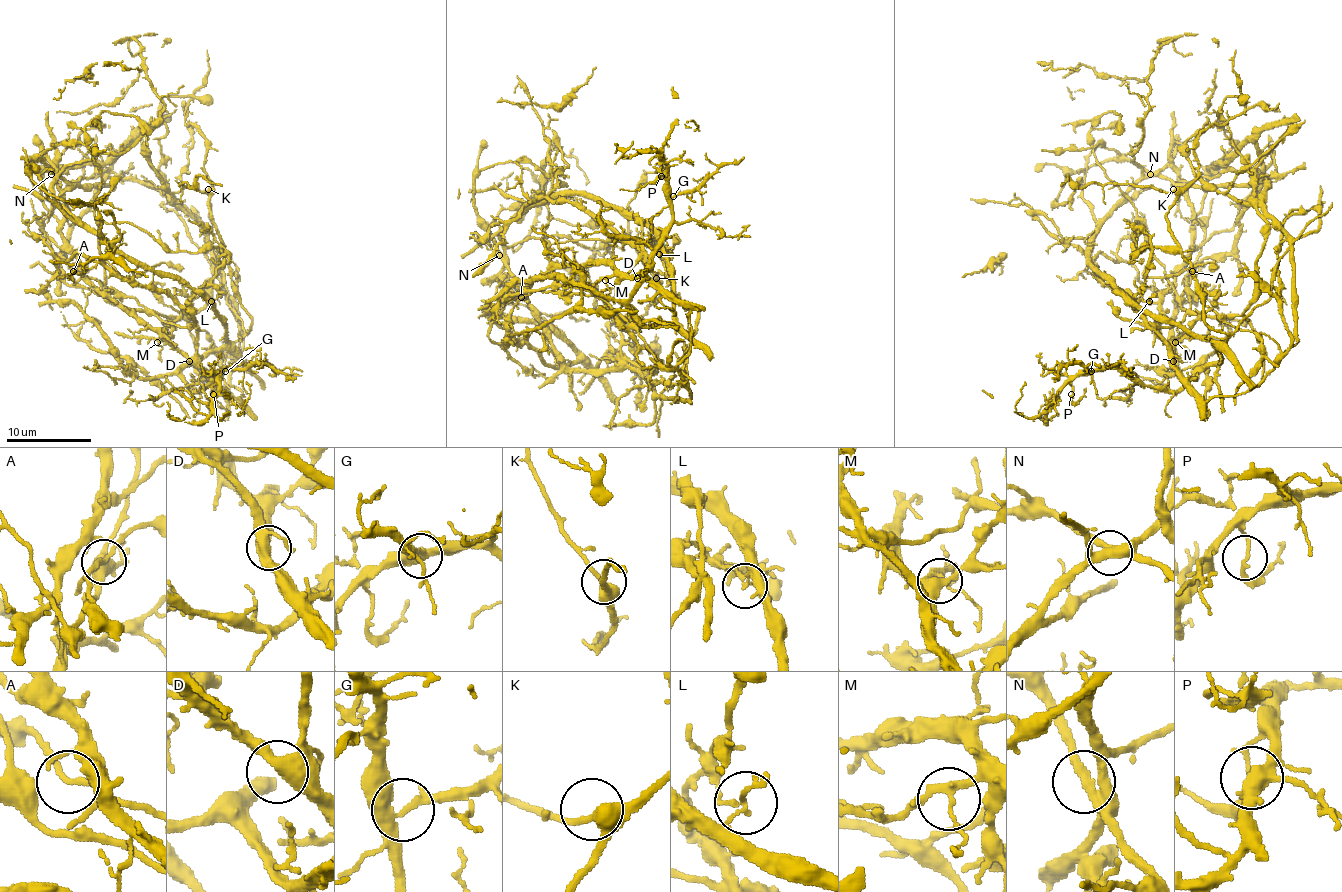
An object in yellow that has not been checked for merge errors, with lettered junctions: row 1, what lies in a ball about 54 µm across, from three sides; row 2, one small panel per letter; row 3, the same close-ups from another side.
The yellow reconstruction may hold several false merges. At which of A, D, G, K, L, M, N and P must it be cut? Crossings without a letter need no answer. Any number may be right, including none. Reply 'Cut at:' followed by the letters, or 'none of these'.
Cut at: A, L

